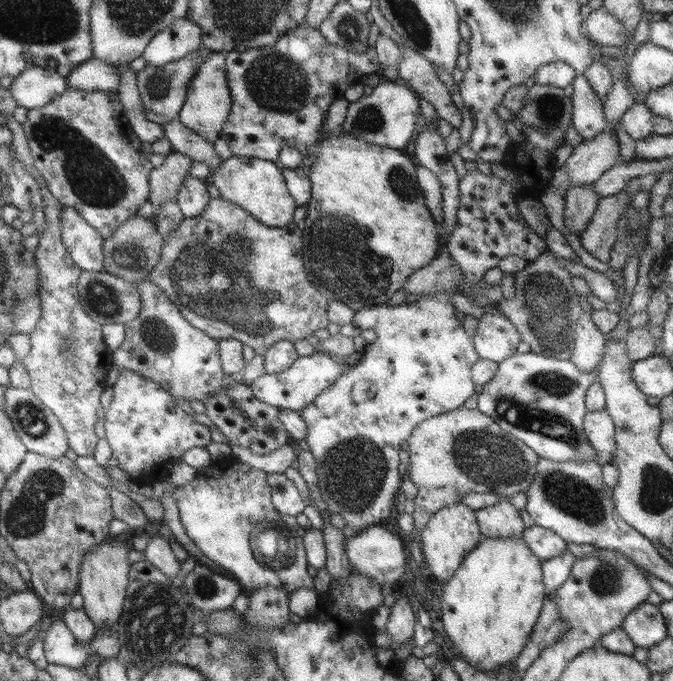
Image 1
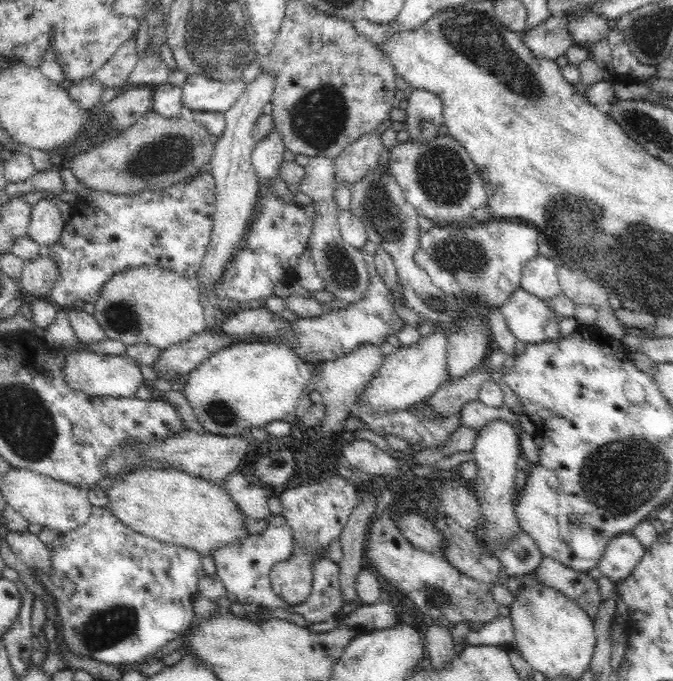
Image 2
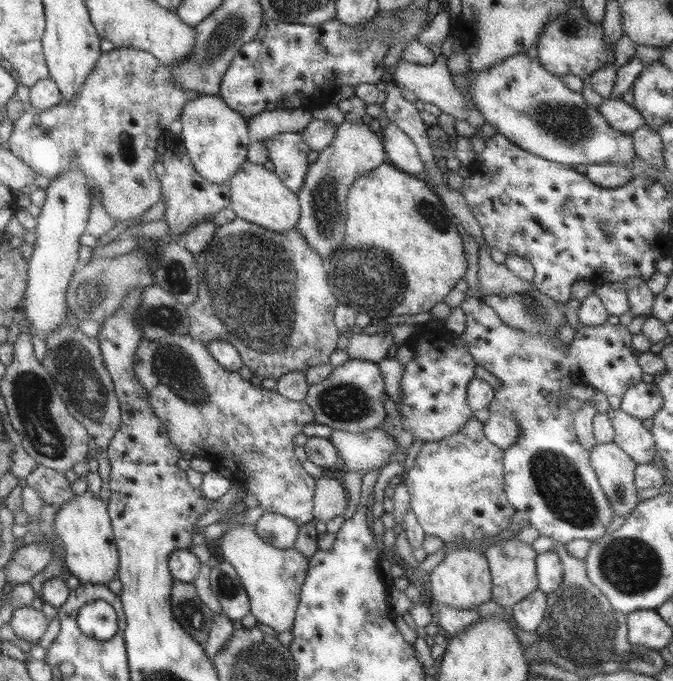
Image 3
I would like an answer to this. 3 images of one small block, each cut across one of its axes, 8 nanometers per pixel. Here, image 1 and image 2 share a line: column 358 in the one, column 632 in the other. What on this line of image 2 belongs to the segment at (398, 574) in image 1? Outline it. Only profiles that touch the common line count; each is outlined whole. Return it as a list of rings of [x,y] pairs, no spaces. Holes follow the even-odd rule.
[[[620,533],[607,544],[597,564],[598,570],[601,576],[607,576],[612,582],[619,583],[632,574],[644,552],[646,547],[635,534]]]

